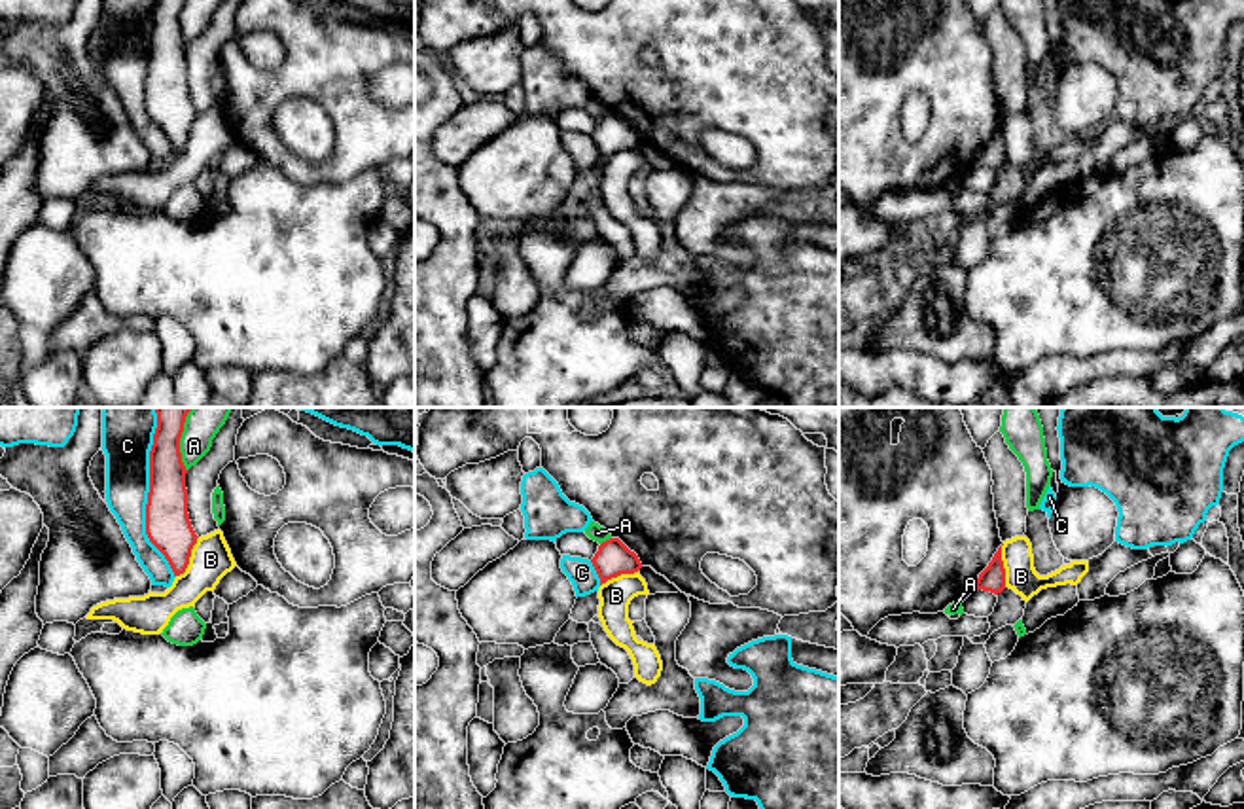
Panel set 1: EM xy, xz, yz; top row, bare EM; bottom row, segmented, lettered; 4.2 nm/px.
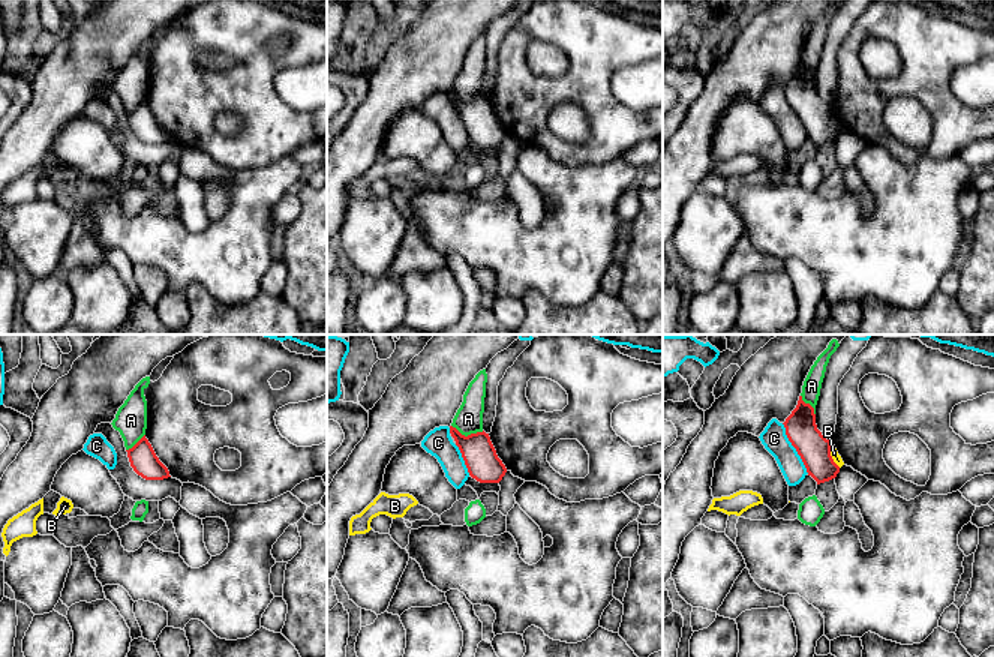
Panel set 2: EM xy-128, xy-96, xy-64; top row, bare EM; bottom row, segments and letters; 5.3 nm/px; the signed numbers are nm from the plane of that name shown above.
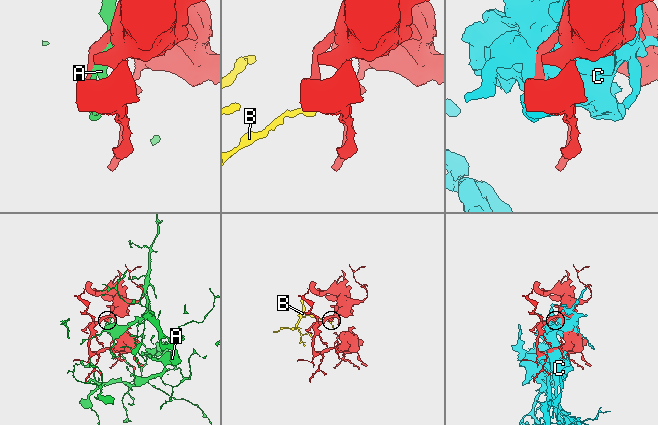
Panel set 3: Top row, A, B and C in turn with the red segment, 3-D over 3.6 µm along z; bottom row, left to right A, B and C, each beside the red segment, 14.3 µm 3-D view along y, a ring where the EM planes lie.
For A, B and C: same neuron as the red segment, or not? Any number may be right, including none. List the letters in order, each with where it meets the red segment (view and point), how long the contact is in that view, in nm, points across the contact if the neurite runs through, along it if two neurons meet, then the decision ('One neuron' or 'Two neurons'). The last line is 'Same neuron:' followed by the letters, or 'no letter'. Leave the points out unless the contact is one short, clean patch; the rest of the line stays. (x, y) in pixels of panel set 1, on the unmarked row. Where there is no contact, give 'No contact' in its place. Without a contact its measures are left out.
A: Touches red at xy (178, 23). Shared border 200 nm. Two neurons
B: Touches red at xy (190, 131). Shared border 200 nm. Boundary: xy (197, 112), (188, 143), (177, 152). Two neurons
C: Touches red at xy (148, 76). Shared border 650 nm. Two neurons
Same neuron: no letter

